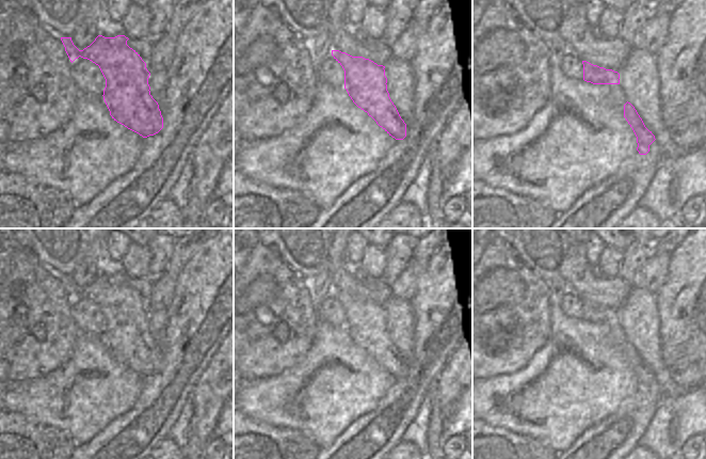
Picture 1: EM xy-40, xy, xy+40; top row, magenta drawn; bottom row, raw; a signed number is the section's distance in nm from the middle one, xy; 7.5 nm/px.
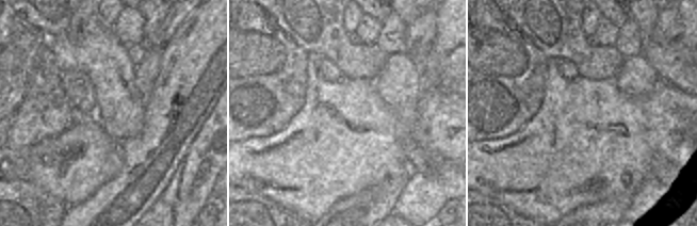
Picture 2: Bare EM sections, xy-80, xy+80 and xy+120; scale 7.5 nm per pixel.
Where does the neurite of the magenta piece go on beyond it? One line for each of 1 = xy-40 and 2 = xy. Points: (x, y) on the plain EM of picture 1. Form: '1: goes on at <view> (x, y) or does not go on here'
1: does not go on here
2: does not go on here

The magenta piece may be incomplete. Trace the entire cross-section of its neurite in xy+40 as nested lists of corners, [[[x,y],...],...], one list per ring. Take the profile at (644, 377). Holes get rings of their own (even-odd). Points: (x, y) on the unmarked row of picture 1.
[[[628,341],[624,344],[624,357],[637,376],[637,390],[640,394],[646,394],[649,391],[649,384],[656,379],[655,375],[645,366],[637,349]]]

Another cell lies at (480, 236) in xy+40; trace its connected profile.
[[[472,228],[472,268],[479,263],[492,235],[492,228]]]

